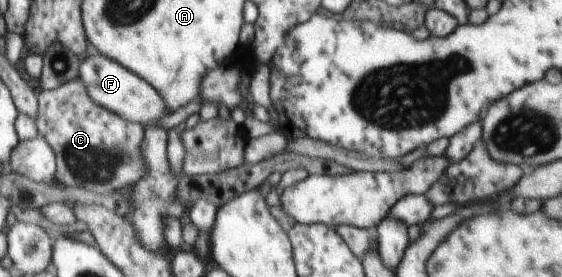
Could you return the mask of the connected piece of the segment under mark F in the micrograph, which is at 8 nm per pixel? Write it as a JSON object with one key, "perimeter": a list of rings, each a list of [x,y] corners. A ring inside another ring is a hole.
{"perimeter":[[[94,50],[81,62],[79,75],[82,82],[85,82],[88,96],[93,98],[94,102],[118,113],[130,122],[144,125],[148,120],[166,118],[171,114],[171,112],[166,112],[166,102],[164,102],[162,94],[158,94],[144,78],[126,70],[122,64],[118,64],[115,60],[100,56]]]}

